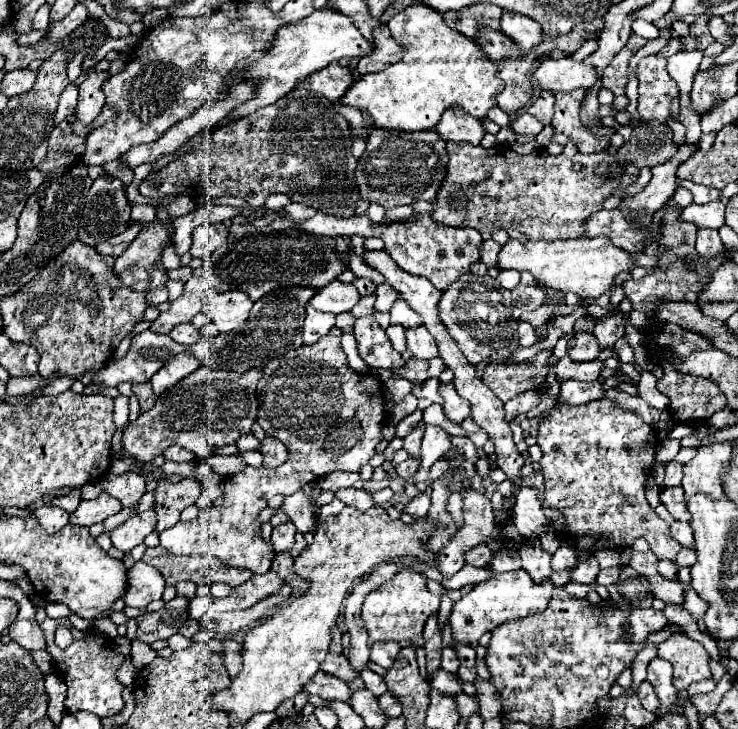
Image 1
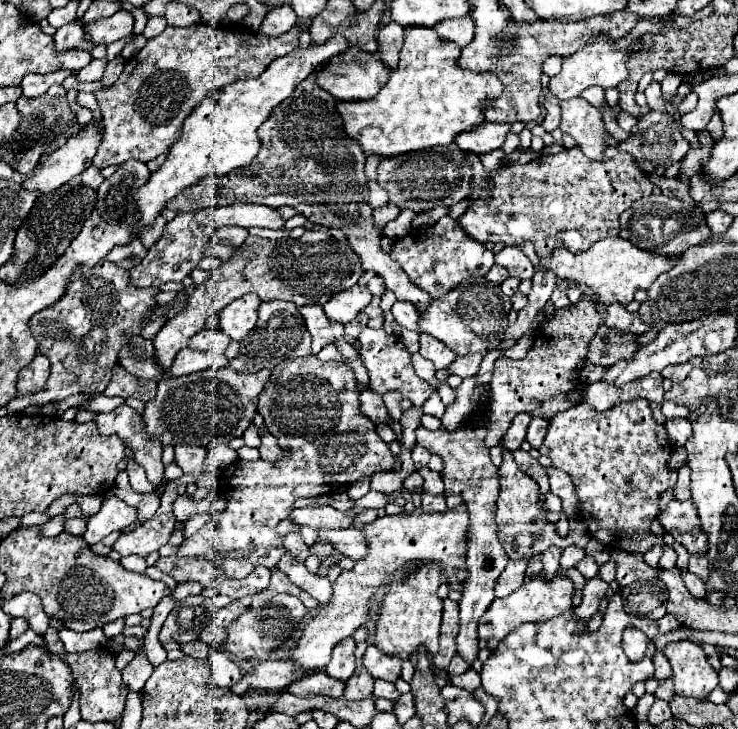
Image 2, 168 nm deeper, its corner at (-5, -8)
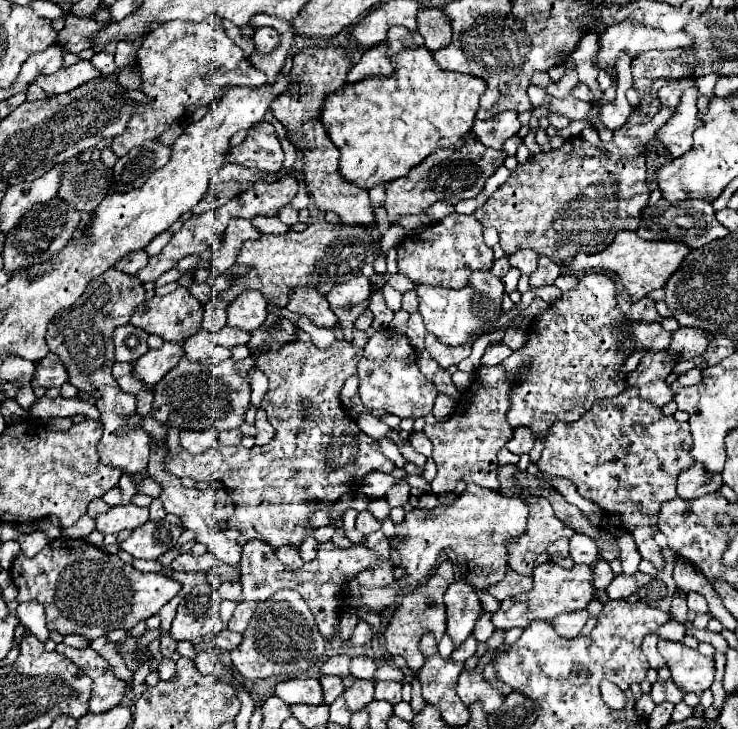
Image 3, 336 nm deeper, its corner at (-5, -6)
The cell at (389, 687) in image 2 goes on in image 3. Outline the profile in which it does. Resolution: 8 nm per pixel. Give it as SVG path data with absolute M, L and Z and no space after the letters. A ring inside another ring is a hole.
M376 681L376 699L386 699L392 705L402 701L402 683L396 683L396 681Z

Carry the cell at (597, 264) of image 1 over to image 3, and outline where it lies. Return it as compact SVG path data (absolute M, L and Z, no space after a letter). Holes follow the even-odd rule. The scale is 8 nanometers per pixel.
M618 231L614 241L600 253L576 253L572 257L572 261L564 263L562 267L570 273L576 271L610 271L620 279L620 285L624 287L624 291L628 293L630 301L638 301L642 297L646 297L650 291L660 289L666 279L680 267L682 259L690 253L690 249L682 243L670 243L670 241L644 241L640 237L636 237L634 231Z

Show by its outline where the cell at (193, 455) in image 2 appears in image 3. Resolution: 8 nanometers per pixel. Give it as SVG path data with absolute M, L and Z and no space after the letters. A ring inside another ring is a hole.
M182 431L180 443L188 453L204 453L216 443L216 431Z

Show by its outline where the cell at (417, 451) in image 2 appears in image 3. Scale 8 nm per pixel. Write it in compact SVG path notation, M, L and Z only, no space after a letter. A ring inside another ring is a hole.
M424 433L412 435L412 437L410 437L410 445L414 447L414 451L422 453L424 457L430 457L430 453L432 453L432 443L428 441L428 437L426 437Z

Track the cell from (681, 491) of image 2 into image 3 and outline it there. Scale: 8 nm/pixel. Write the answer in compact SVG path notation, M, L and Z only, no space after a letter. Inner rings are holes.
M694 463L690 469L682 471L678 475L678 497L682 499L694 499L708 493L714 493L722 487L722 477L706 477L706 471L700 463Z

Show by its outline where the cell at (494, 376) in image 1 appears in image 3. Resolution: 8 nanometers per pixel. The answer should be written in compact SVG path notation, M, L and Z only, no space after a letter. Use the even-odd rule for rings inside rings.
M596 271L582 275L576 289L564 293L554 305L546 307L538 317L534 317L528 329L528 343L500 363L508 375L516 375L516 381L510 387L510 409L506 413L508 423L518 423L518 427L526 425L546 438L546 429L554 421L576 421L592 407L596 399L620 395L624 391L626 375L618 373L624 363L624 355L620 351L622 337L618 335L616 325L622 321L628 319L616 307L614 281Z

